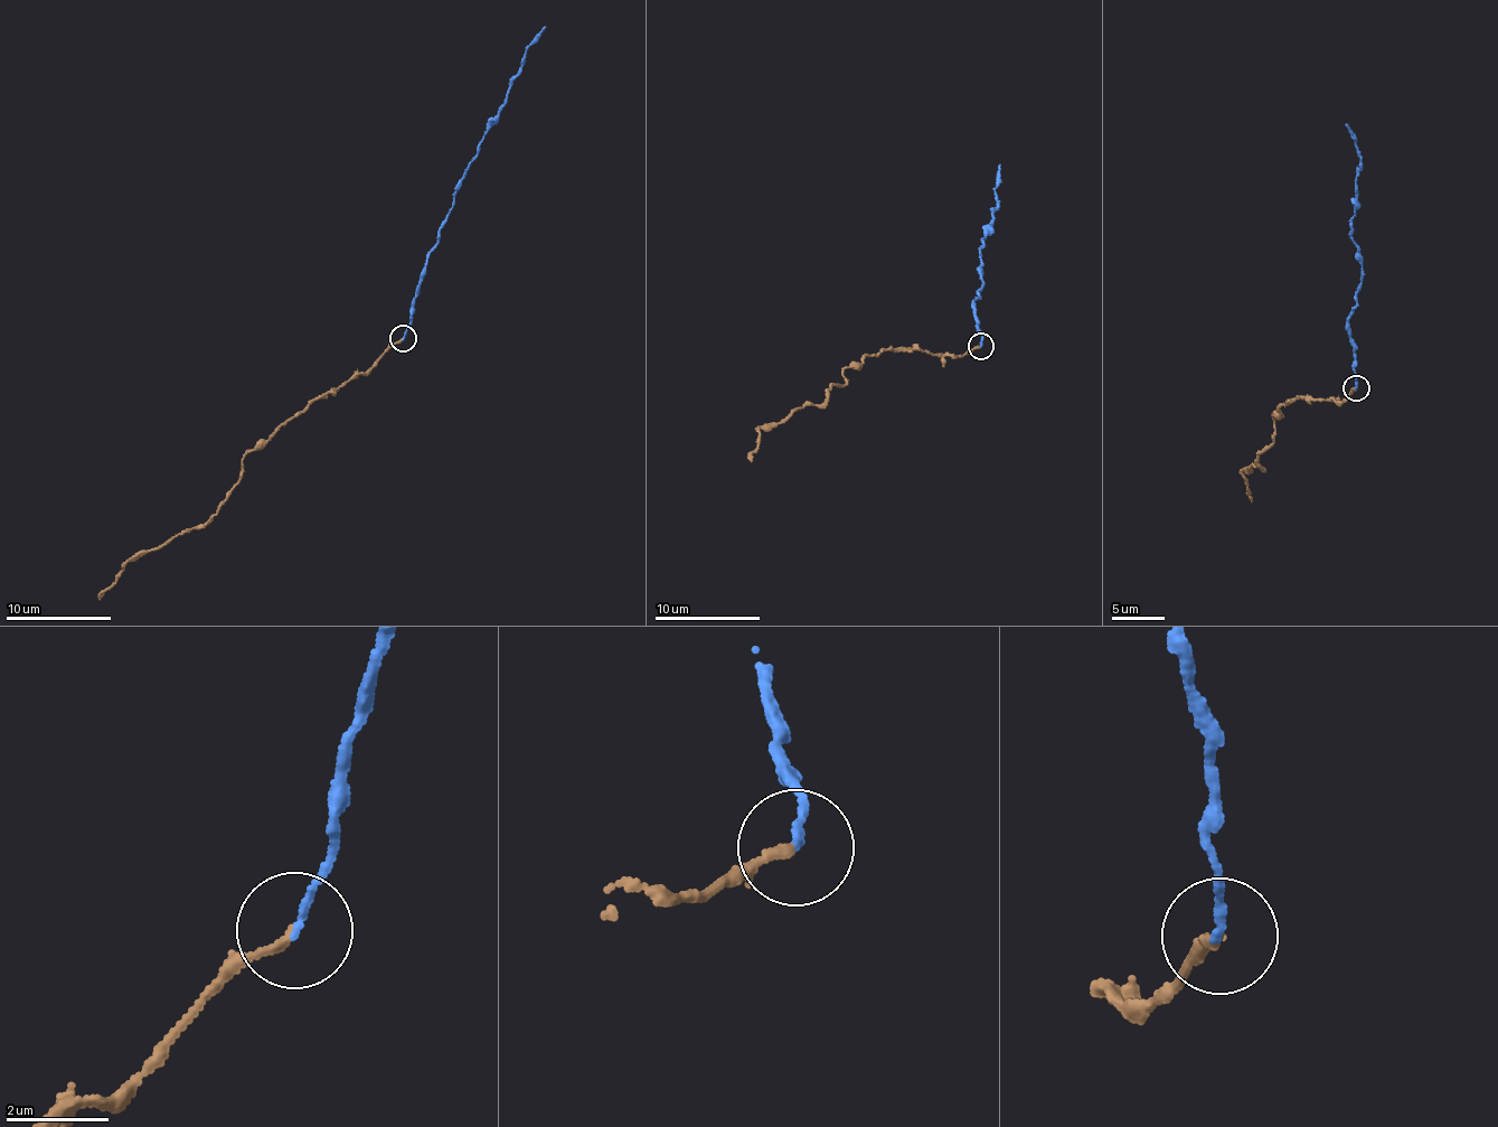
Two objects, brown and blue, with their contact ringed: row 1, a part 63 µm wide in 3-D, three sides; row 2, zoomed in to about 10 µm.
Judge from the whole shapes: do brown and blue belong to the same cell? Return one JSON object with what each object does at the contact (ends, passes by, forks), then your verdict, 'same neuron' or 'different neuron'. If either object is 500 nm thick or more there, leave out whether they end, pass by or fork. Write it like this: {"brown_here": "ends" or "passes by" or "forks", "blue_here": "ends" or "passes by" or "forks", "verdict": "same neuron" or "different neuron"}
{"brown_here": "ends", "blue_here": "ends", "verdict": "same neuron"}

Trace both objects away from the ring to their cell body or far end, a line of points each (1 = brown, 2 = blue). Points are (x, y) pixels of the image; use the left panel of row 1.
1: (403, 337), (257, 443), (213, 518), (137, 553), (99, 600)
2: (403, 337), (426, 262), (458, 182), (478, 155), (487, 122), (505, 103), (523, 57), (536, 34), (546, 28)

